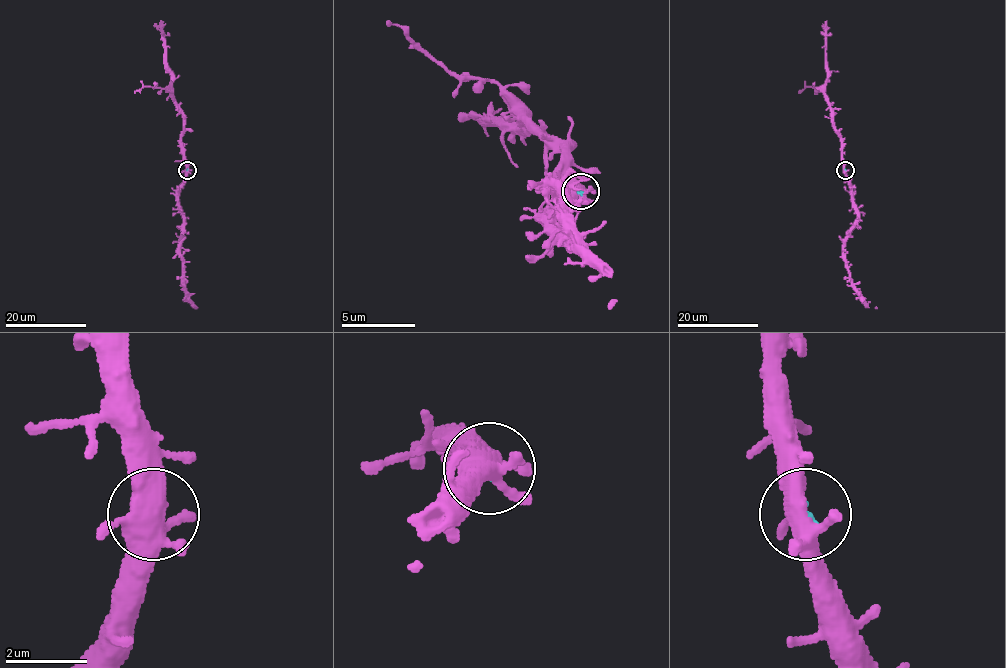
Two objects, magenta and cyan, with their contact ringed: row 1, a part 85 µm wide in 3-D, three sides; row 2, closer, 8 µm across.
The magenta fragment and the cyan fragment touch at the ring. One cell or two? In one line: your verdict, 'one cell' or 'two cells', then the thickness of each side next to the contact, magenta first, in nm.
two cells | 480/70 nm

